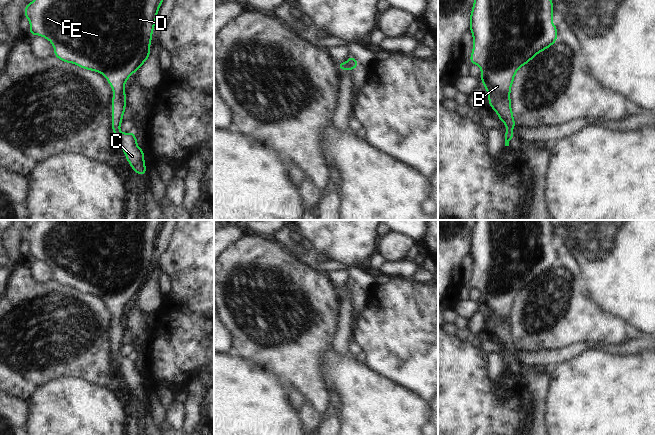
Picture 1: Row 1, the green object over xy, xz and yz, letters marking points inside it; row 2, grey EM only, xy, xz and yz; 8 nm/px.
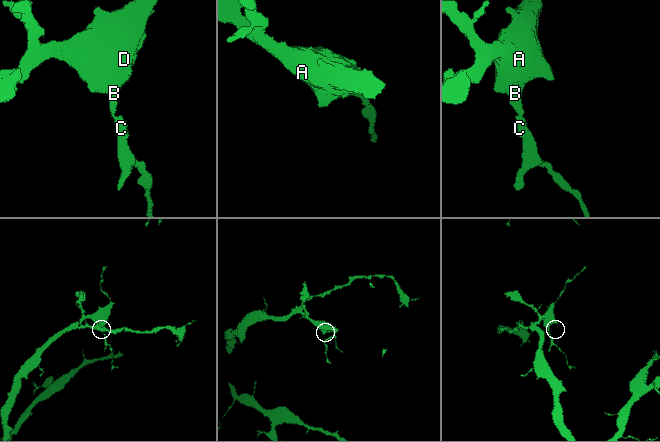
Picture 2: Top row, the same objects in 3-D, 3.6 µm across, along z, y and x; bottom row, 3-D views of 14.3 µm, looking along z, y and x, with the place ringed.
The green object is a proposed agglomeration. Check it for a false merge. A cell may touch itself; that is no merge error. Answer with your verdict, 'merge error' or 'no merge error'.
no merge error

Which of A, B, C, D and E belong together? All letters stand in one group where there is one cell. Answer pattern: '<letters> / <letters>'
A B C D E

